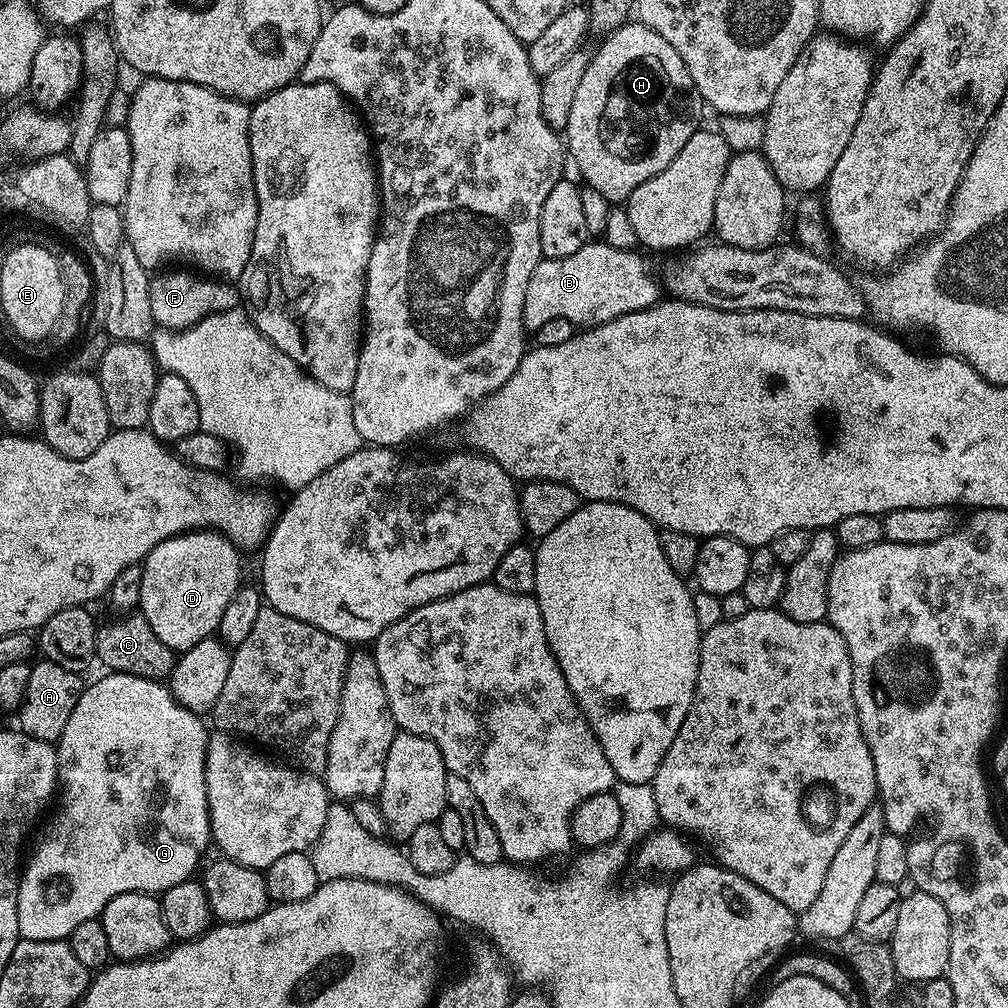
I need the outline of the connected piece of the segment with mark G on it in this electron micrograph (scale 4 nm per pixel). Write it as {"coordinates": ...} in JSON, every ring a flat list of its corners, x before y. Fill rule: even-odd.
{"coordinates":[[109,671,108,676,104,676,101,680,96,680,93,684,89,683,84,691,80,693,78,702,74,706,74,714,70,714,70,722,66,722,66,730,62,730,58,743,55,745,56,750,56,775,58,777,58,803,55,805,56,813,52,816,52,821,48,824,48,829,44,832,44,837,40,840,40,845,32,852,32,857,27,857,26,863,23,865,20,873,20,885,18,886,18,930,22,940,67,940,69,934,74,931,77,926,82,926,82,922,94,920,104,911,106,902,110,902,110,898,118,898,118,894,130,894,131,892,147,892,149,894,163,894,166,890,170,890,170,886,178,886,178,882,186,882,193,879,197,875,198,869,201,867,200,859,204,856,204,851,210,848,210,837,212,827,208,821,208,794,206,792,206,746,210,735,209,729,204,729,204,724,197,713,190,711,189,708,183,708,179,702,172,697,172,689,167,683,151,680,150,678,142,678,141,676,131,676,125,672]]}

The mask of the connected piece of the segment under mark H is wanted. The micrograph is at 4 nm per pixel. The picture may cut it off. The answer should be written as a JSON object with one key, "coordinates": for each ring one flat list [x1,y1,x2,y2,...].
{"coordinates":[[629,22,623,24,621,28,615,28,612,32,607,33,601,40,604,41,601,42,600,49,595,49,592,52,592,60,586,66,586,74,582,77,578,91,574,94,574,103,570,106,570,122,566,129,566,152,571,163,572,160,576,163,576,168,580,171,581,178,585,180,583,183,587,187,602,194,602,198,606,198,609,202,624,202,635,188,642,186,642,182,654,178,654,174,666,170,666,166,670,166,670,162,674,162,678,150,682,150,682,146,686,146,688,139,698,130,699,124,696,123,700,120,702,104,698,99,694,82,690,78,690,70,686,70,678,50,674,50,674,46,670,46,670,42,666,42,666,38,662,38,662,34,650,30,642,23]]}

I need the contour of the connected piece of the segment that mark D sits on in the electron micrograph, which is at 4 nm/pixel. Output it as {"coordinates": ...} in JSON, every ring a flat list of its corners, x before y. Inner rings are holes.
{"coordinates":[[197,528,191,532,179,532,169,540,158,542,154,550,142,561,142,594,138,605,139,615,150,622,150,630,166,642,173,652,179,654,198,646,205,638,213,635,222,622,222,614,230,598,242,586,240,580,240,556,237,545,222,532]]}

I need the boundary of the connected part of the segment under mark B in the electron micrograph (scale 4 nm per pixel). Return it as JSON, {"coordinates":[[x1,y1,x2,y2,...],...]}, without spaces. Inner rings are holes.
{"coordinates":[[589,242,574,250,574,254,566,254,566,258,542,258,526,286,525,329,535,330,542,322,550,322,550,318,566,318,581,329,593,328,657,303,662,296,661,281,652,273,651,262,638,253]]}

